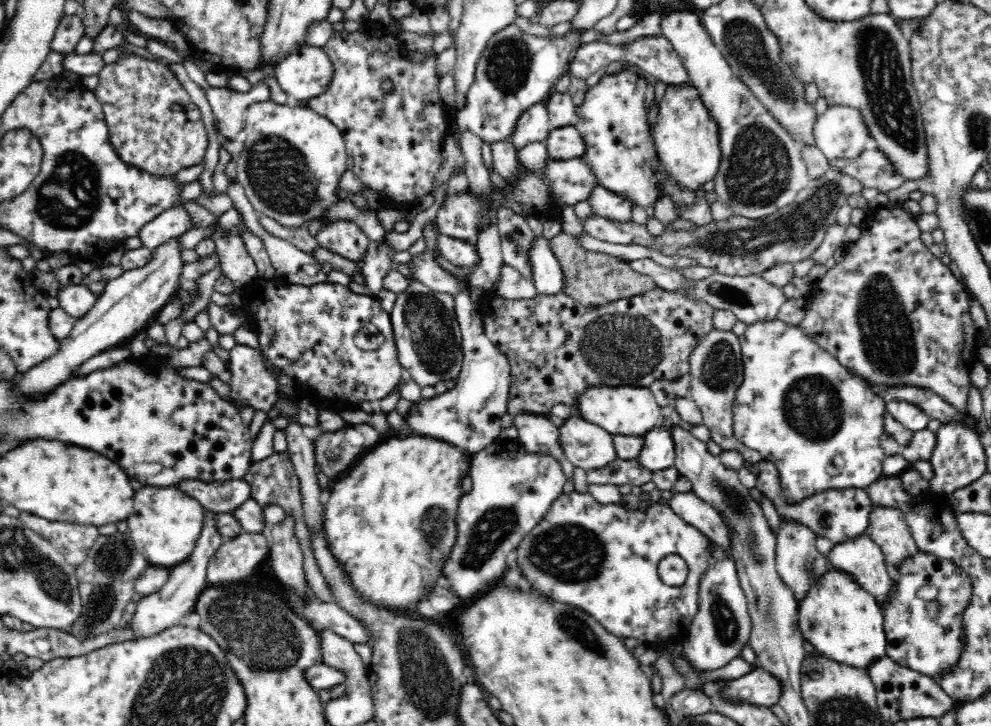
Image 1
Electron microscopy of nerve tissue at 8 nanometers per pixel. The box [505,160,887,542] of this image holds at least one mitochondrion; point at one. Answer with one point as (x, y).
(800, 226)

